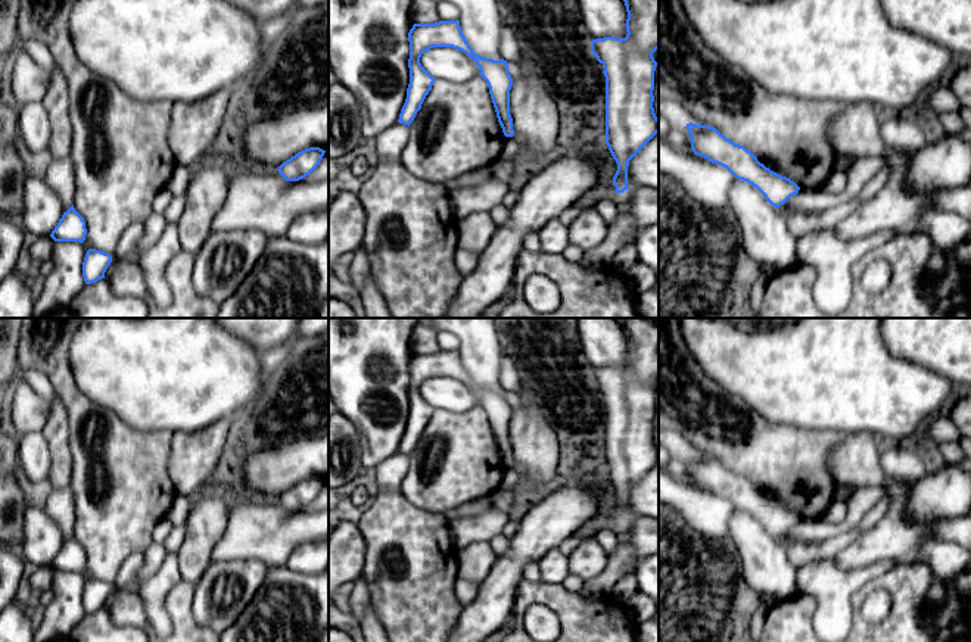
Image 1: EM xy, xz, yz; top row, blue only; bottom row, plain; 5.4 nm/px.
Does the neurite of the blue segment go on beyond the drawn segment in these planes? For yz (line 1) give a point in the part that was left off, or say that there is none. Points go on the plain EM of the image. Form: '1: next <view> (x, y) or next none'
1: next none

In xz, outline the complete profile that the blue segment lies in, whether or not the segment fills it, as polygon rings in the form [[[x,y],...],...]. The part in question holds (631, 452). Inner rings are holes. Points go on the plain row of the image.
[[[614,318],[625,331],[626,367],[604,367],[591,371],[591,383],[603,395],[606,406],[606,474],[617,493],[613,507],[616,523],[628,515],[629,490],[659,462],[654,443],[653,420],[657,392],[653,383],[659,378],[659,318]]]

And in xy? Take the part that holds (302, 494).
[[[320,477],[305,479],[283,492],[277,501],[286,511],[299,511],[320,495],[324,483]]]

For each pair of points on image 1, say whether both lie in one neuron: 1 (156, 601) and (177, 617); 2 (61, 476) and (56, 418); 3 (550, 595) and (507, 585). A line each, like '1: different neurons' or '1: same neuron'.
1: different neurons
2: same neuron
3: different neurons

